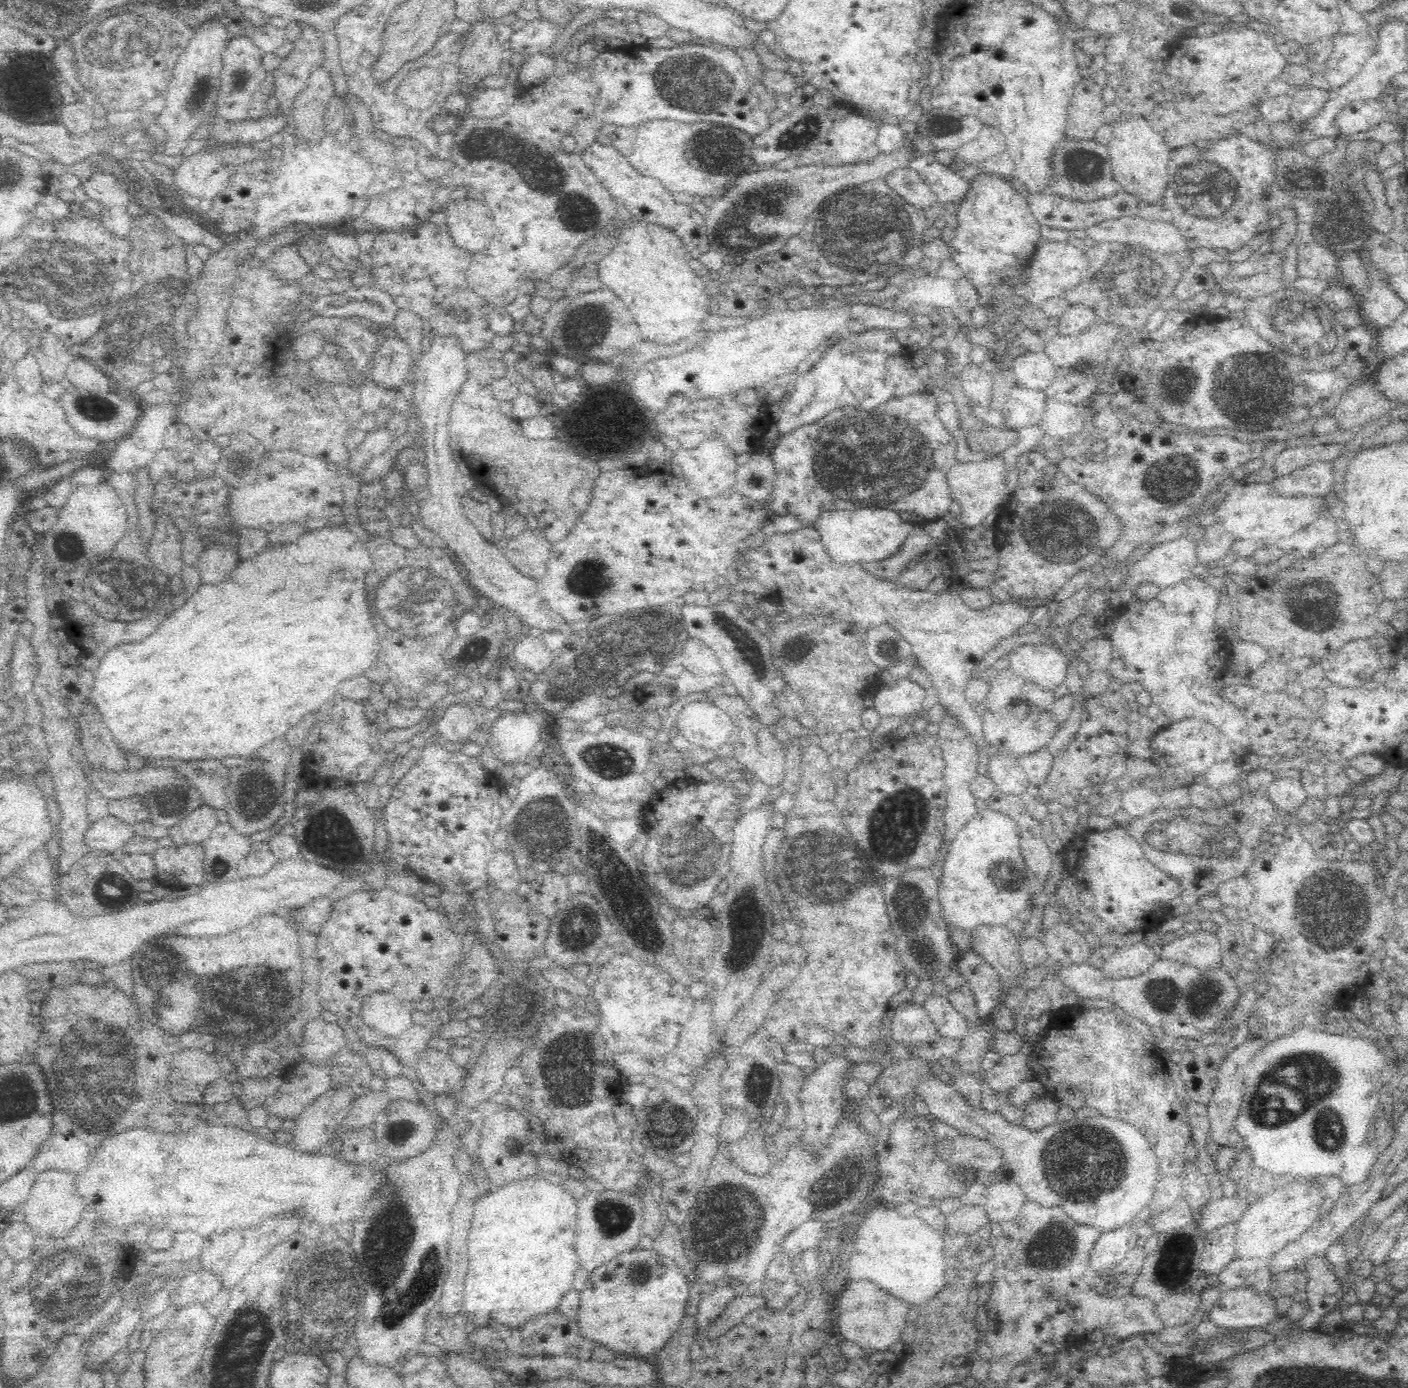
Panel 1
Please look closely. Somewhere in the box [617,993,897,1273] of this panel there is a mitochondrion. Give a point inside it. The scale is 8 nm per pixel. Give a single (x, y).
(731, 1220)

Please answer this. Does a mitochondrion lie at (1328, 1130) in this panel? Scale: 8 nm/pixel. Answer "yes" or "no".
yes

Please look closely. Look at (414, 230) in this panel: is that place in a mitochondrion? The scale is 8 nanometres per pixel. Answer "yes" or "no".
no

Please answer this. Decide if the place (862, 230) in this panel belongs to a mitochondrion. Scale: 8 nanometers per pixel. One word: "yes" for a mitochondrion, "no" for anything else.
yes

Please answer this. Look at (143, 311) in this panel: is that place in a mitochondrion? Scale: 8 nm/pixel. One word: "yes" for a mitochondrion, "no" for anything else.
yes

